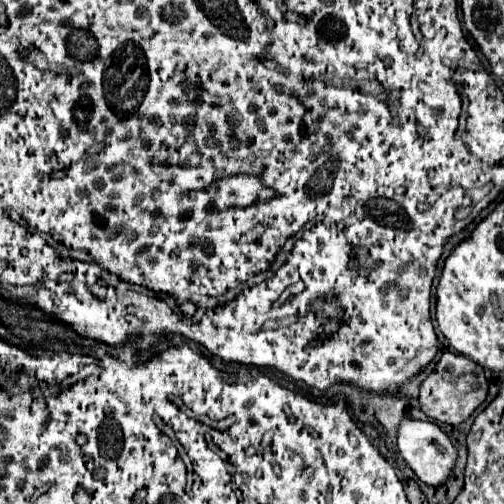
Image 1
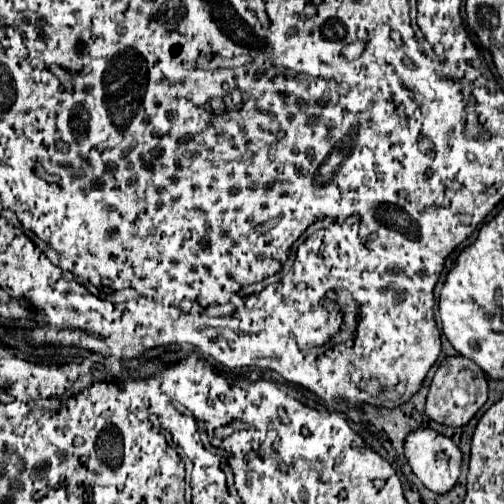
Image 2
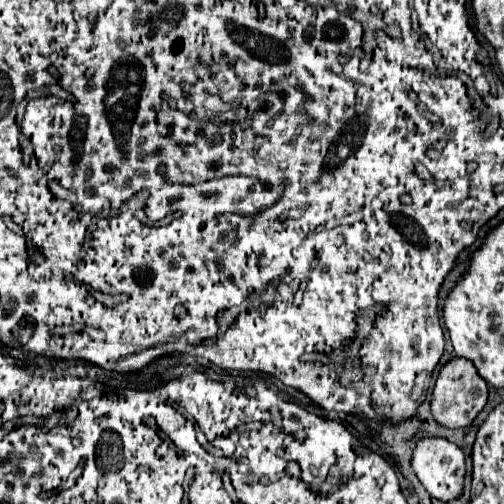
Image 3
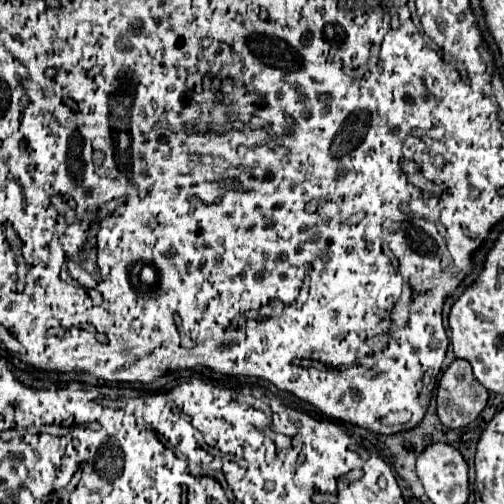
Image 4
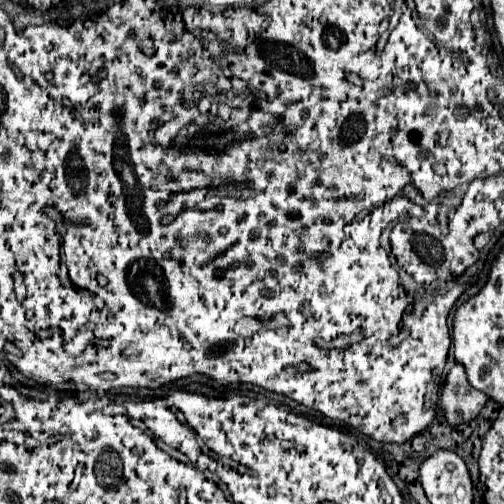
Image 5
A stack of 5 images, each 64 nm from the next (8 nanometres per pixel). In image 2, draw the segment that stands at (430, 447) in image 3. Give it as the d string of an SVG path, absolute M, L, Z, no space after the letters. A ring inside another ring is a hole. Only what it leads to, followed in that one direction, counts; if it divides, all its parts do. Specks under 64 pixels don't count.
M420 428L414 430L406 436L404 442L404 454L408 458L408 464L412 468L412 472L416 474L416 478L432 492L436 494L446 494L450 492L458 478L460 478L460 466L462 466L462 452L460 448L446 436L430 430L430 428Z

